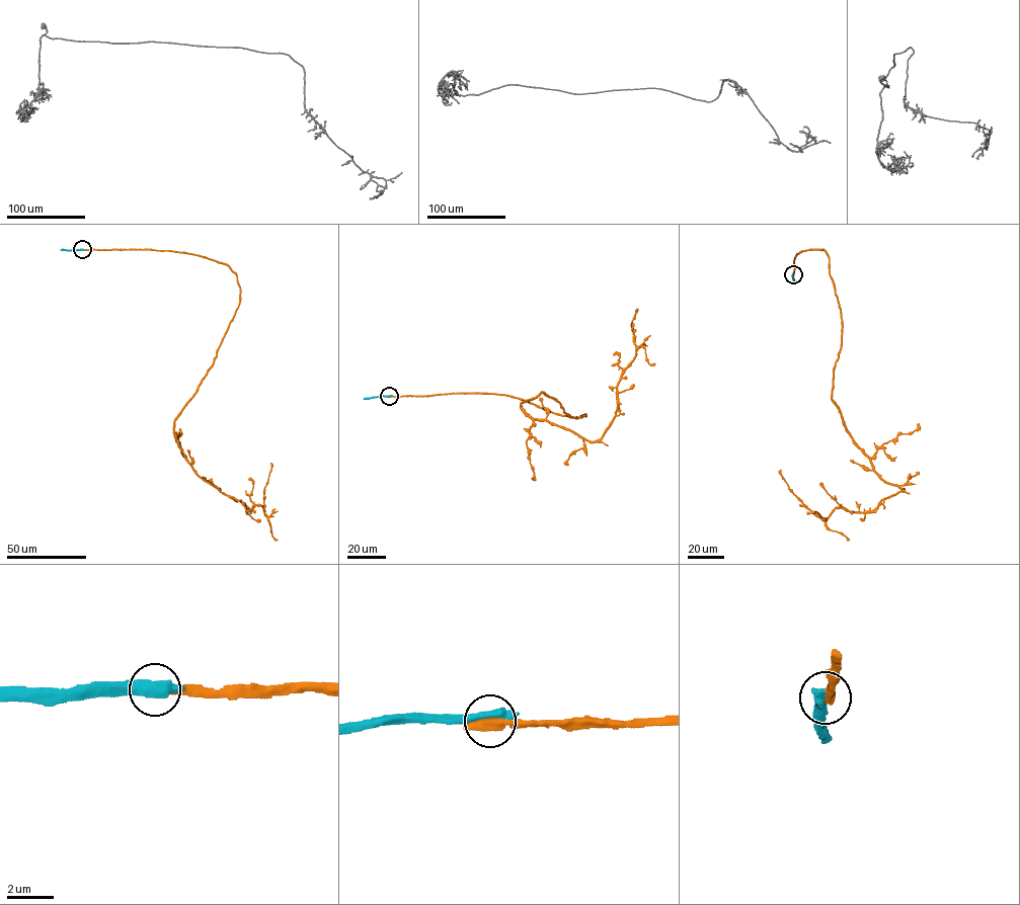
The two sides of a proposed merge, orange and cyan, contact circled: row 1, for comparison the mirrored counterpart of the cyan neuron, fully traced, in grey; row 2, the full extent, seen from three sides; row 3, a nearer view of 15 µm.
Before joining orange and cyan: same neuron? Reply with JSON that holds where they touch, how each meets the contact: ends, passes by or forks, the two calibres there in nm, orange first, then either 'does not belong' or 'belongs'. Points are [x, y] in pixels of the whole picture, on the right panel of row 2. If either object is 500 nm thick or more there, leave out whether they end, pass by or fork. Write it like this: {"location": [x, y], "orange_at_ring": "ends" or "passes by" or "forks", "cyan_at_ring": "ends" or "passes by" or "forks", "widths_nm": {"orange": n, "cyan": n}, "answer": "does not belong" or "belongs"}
{"location": [793, 274], "widths_nm": {"orange": 600, "cyan": 420}, "answer": "does not belong"}

